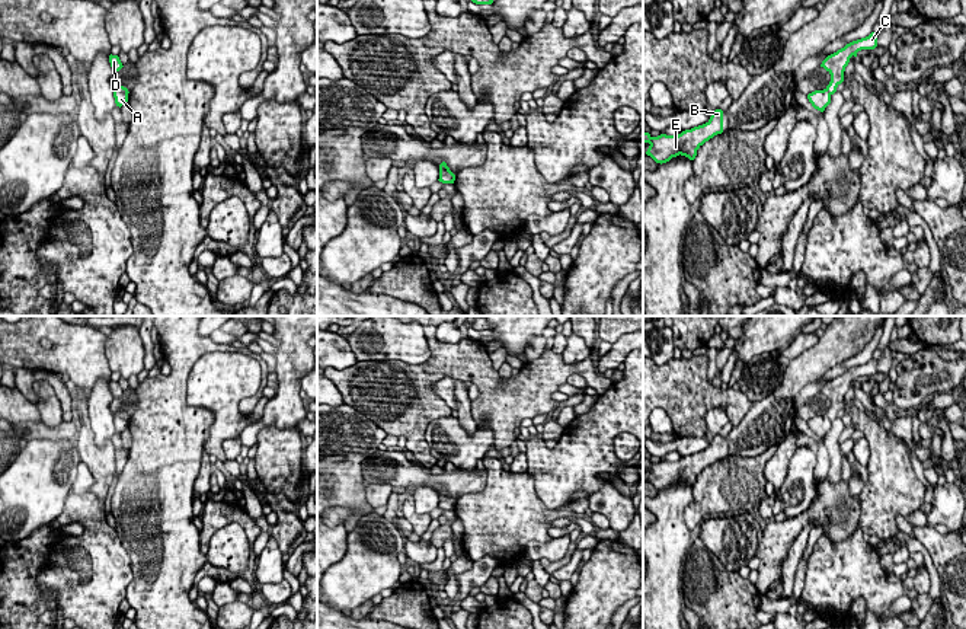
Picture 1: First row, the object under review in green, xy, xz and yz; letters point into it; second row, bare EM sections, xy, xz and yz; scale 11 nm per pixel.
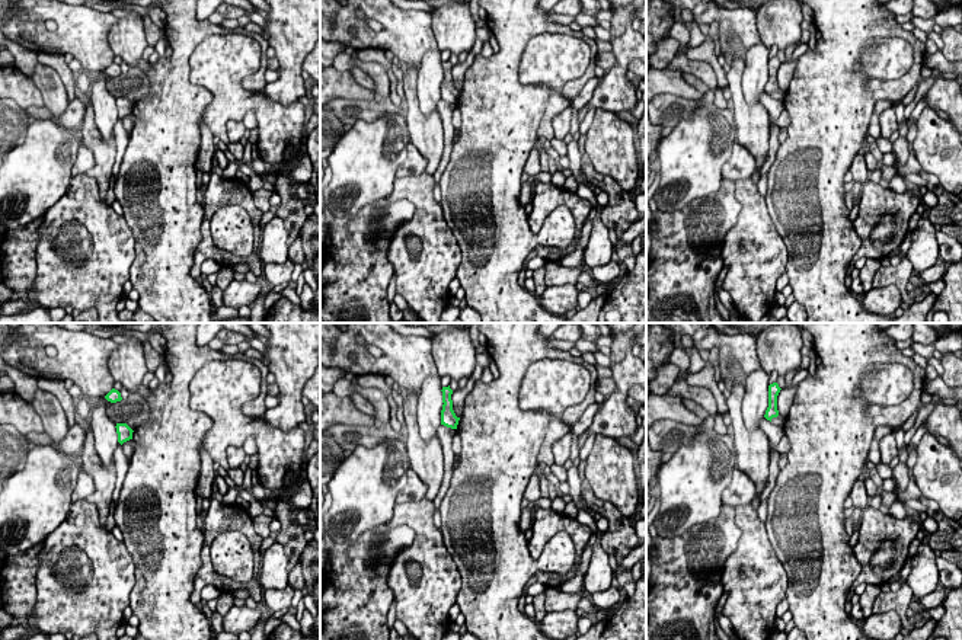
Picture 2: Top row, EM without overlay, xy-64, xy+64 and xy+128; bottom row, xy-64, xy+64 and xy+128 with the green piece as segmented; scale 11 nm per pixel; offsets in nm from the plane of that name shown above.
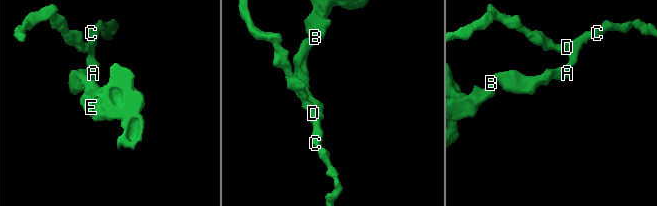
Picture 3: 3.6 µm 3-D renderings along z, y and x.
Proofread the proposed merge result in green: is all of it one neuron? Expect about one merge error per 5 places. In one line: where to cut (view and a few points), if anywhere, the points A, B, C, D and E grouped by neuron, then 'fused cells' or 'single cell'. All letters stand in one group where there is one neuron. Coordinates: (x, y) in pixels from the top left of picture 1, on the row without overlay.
no cut | A B C D E | single cell

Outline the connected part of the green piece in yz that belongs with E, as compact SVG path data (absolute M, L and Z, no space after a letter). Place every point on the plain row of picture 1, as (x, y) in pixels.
M716 435L710 446L698 453L685 456L678 462L660 460L652 463L649 459L643 459L643 469L649 469L646 478L656 489L666 489L672 483L685 482L694 486L697 476L710 464L723 459L723 437Z

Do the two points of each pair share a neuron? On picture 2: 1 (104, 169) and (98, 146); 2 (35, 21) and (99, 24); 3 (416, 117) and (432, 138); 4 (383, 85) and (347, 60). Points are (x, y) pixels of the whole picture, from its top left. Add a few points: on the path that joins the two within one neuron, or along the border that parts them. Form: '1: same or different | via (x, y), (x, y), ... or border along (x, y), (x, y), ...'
1: same | via (104, 163), (104, 152)
2: same | via (51, 15), (64, 15), (74, 24), (83, 24)
3: same | via (416, 122), (427, 133)
4: same | via (376, 74), (357, 61)

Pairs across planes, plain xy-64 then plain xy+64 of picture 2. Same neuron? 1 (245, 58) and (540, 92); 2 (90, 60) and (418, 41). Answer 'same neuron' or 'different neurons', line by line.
1: different neurons
2: same neuron

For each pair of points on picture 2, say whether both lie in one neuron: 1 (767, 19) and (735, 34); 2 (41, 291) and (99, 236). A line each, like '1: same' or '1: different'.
1: different
2: same

